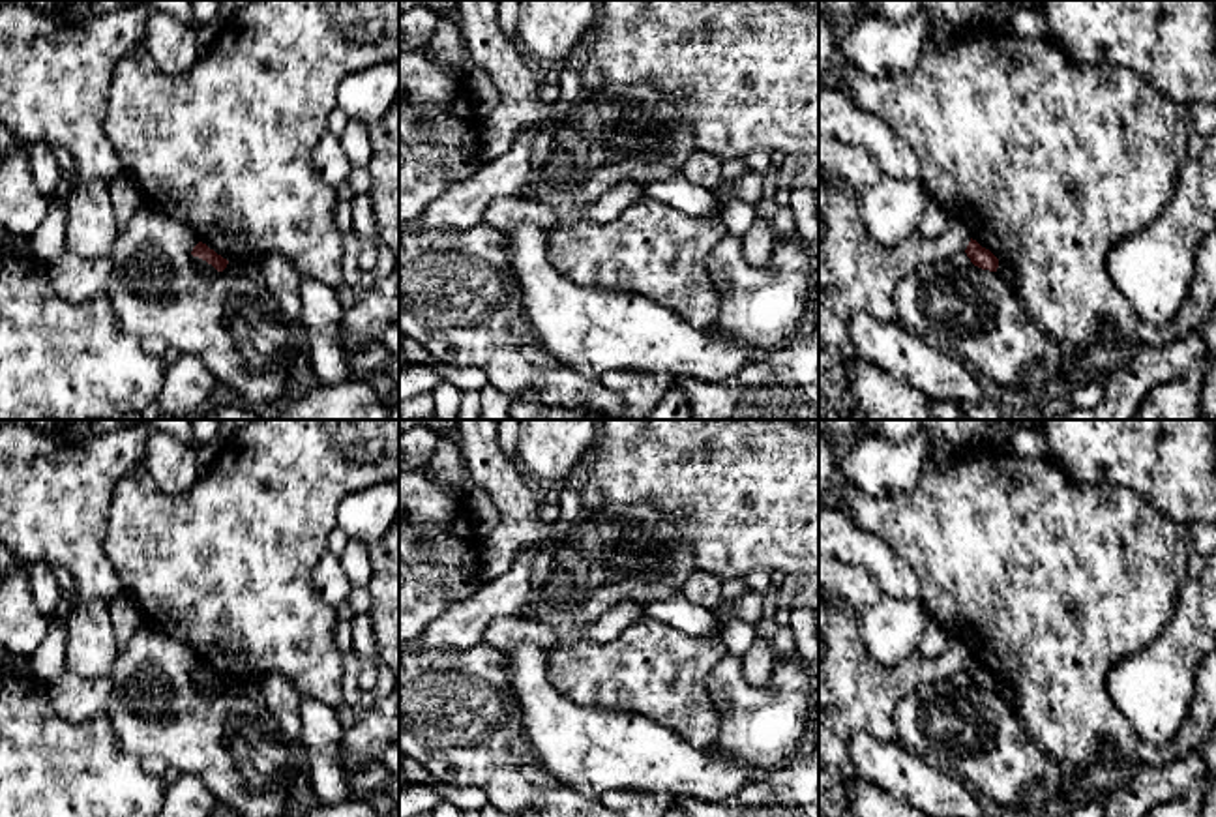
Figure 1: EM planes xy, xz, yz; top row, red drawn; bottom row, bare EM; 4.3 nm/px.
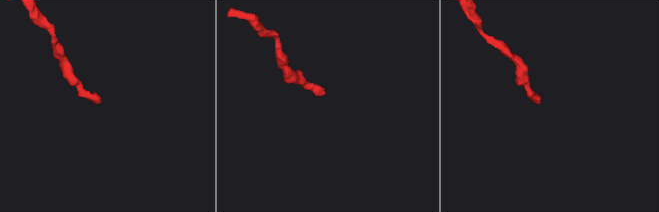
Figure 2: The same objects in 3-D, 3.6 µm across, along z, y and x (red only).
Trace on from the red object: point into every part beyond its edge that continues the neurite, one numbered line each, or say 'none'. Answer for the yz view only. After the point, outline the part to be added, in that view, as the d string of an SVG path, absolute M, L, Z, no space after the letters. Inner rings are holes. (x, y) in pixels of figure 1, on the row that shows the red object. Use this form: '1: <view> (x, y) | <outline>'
none

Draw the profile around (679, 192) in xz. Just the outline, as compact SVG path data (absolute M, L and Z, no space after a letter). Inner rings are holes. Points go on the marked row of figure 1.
M673 176L665 182L643 186L641 193L643 197L652 197L690 215L710 215L718 210L714 193L691 184L684 176Z

